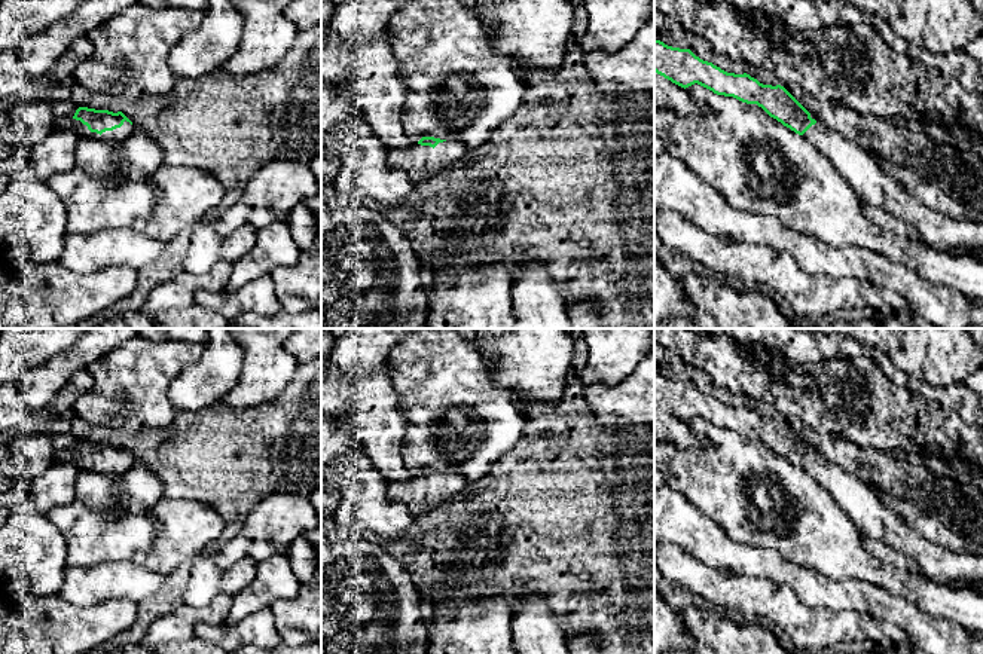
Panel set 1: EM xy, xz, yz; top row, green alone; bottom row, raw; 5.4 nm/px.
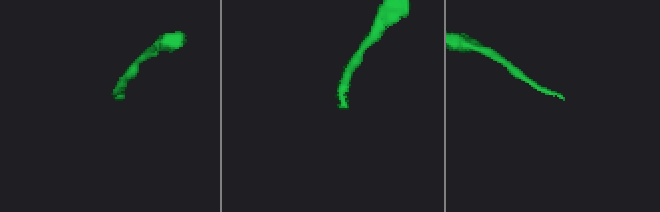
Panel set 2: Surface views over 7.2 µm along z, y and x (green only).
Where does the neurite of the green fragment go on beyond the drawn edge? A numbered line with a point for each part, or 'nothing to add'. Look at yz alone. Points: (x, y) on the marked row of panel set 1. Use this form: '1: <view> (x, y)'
1: yz (855, 165)

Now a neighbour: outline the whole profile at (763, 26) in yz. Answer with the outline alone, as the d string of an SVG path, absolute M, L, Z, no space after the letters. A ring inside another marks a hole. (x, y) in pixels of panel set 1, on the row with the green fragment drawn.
M757 18L754 21L754 28L758 34L769 37L776 45L782 46L785 51L796 55L812 55L813 46L796 39L788 37L784 30L773 24L767 18Z

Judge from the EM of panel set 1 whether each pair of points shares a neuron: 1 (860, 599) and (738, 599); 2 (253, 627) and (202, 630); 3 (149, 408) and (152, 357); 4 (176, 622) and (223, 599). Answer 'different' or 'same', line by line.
1: different
2: same
3: same
4: same

